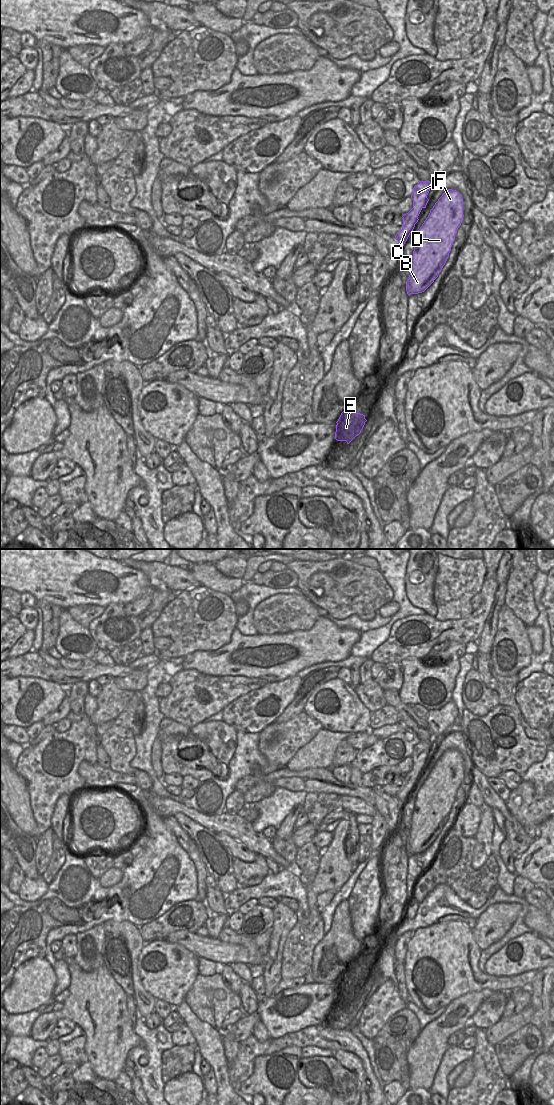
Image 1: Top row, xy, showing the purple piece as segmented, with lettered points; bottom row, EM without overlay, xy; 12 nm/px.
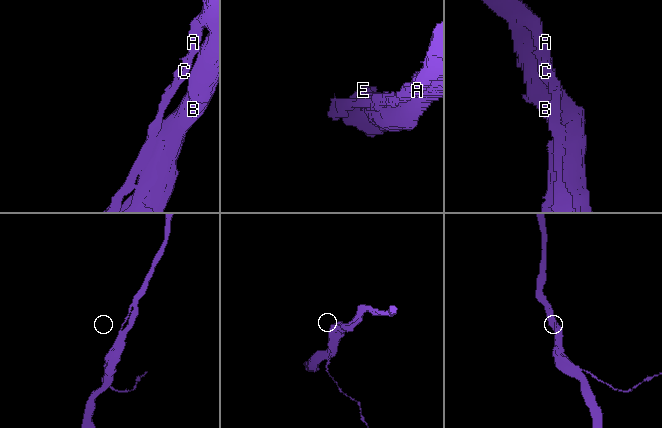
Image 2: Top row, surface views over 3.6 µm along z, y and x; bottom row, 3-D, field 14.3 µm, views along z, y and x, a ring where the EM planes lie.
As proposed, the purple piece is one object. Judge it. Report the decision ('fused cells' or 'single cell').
single cell

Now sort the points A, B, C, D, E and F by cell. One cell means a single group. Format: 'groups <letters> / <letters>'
groups A B C D E F

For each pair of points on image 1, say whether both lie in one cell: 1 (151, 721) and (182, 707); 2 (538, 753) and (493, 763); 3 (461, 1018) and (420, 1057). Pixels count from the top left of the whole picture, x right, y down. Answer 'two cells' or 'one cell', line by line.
1: two cells
2: one cell
3: one cell

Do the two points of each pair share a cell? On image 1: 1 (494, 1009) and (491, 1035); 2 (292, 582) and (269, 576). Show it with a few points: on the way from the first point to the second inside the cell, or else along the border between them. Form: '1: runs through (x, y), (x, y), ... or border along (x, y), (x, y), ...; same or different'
1: border along (501, 1016), (485, 1029); different
2: runs through (286, 579), (275, 575); same

